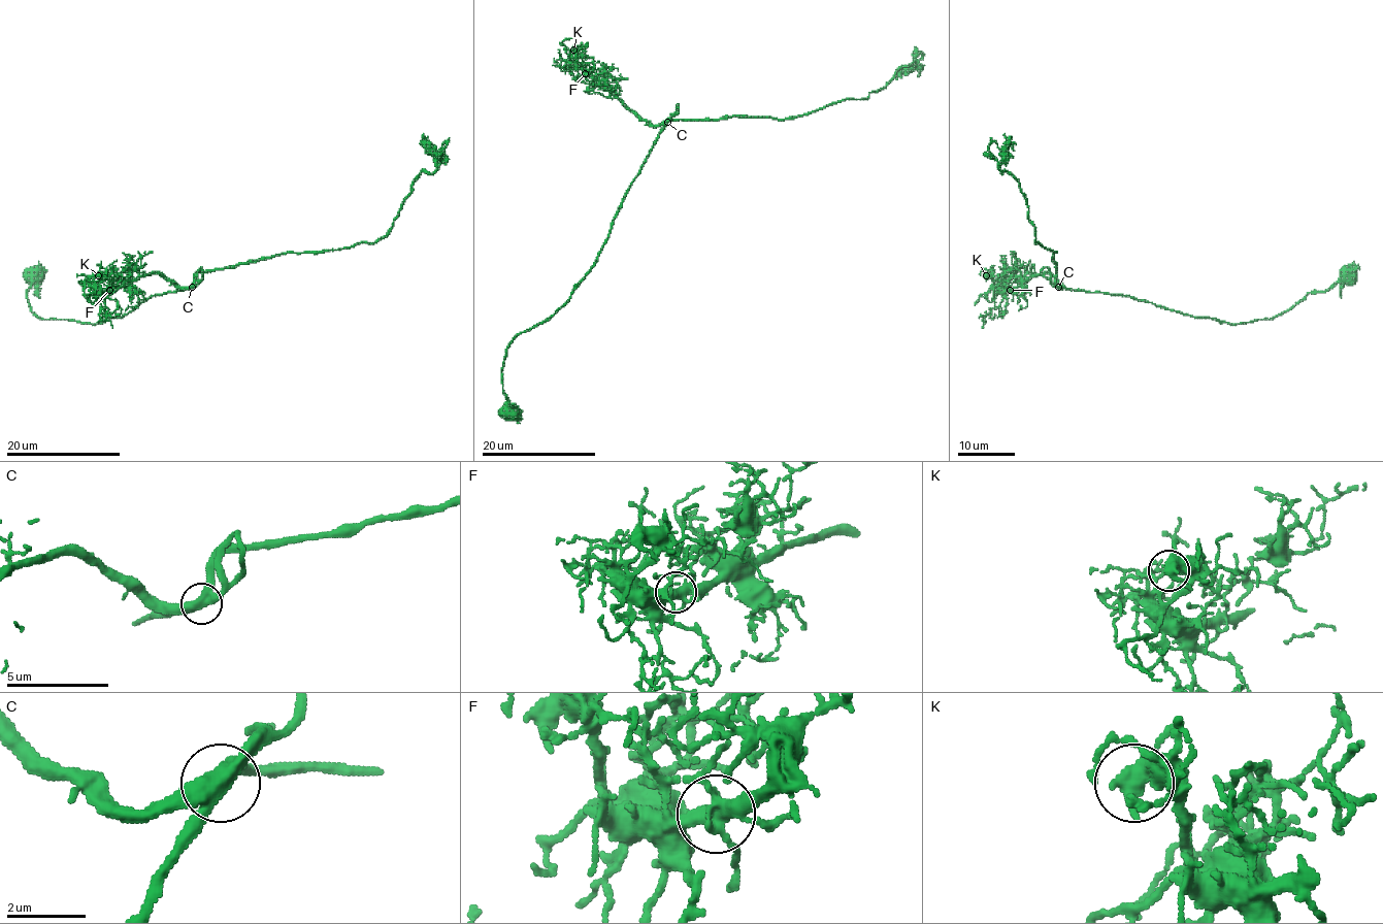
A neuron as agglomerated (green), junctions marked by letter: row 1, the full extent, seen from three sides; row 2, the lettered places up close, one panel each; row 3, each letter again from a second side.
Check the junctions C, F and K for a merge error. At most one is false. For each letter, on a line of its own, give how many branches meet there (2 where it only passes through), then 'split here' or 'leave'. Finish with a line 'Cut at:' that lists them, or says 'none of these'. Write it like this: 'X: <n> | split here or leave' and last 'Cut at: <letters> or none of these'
C: 4 | leave
F: 4 | leave
K: 4 | leave
Cut at: none of these

